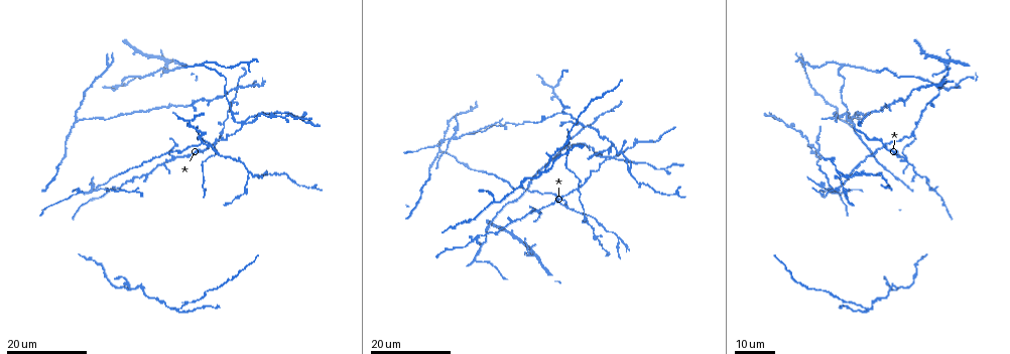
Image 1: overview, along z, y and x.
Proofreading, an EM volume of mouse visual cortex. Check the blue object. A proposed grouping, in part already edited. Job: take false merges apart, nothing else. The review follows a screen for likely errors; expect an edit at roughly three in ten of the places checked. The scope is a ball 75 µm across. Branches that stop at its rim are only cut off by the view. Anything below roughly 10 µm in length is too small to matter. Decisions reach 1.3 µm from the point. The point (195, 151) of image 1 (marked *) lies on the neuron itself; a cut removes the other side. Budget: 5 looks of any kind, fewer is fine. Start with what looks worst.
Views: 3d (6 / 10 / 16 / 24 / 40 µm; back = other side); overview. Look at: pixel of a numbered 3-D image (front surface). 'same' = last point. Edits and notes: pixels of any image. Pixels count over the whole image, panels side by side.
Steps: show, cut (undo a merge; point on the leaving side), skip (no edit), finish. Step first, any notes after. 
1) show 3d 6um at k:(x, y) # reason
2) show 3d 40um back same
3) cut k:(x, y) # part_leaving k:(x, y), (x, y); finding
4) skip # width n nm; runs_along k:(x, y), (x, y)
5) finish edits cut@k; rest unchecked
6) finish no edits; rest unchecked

show 3d 24um at 1:(440, 151) # arms part here

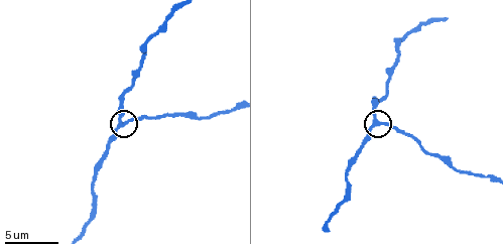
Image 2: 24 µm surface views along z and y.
show 3d 6um at 2:(374, 120)

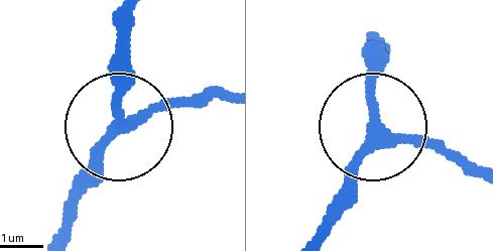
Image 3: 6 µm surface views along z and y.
skip # side_arm 26 um; runs_along 3:(478, 174), (373, 128), (369, 44); all the same neuron

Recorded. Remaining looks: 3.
show 3d 16um at 1:(244, 123)

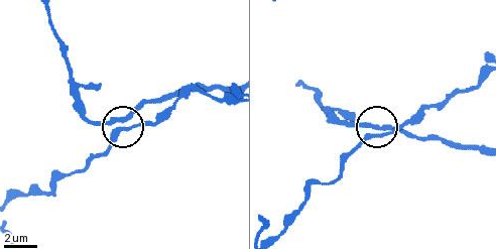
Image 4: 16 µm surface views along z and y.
show 3d 10um at 4:(122, 118)

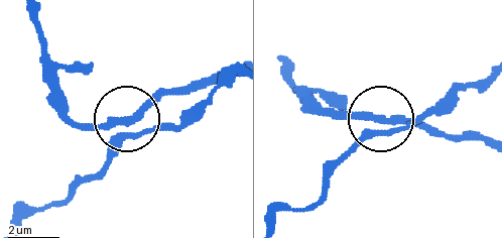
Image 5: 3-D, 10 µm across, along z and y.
skip # width 230 nm; runs_along 5:(272, 218), (311, 205), (331, 165), (385, 120), (432, 127); one neuron here

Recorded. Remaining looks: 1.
finish no edits; rest unchecked

